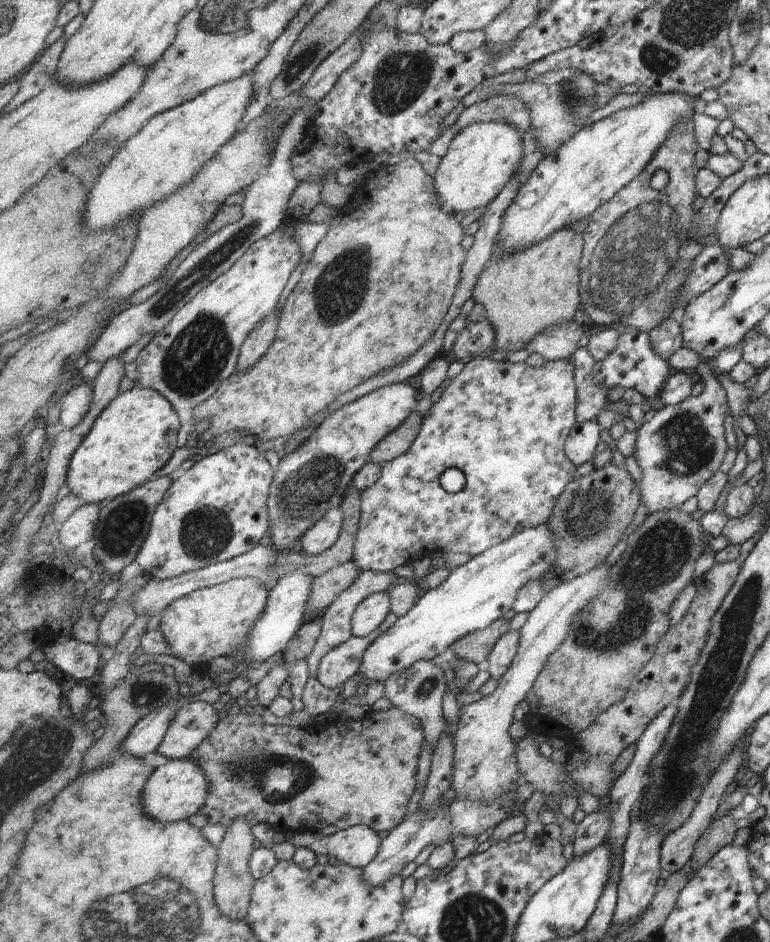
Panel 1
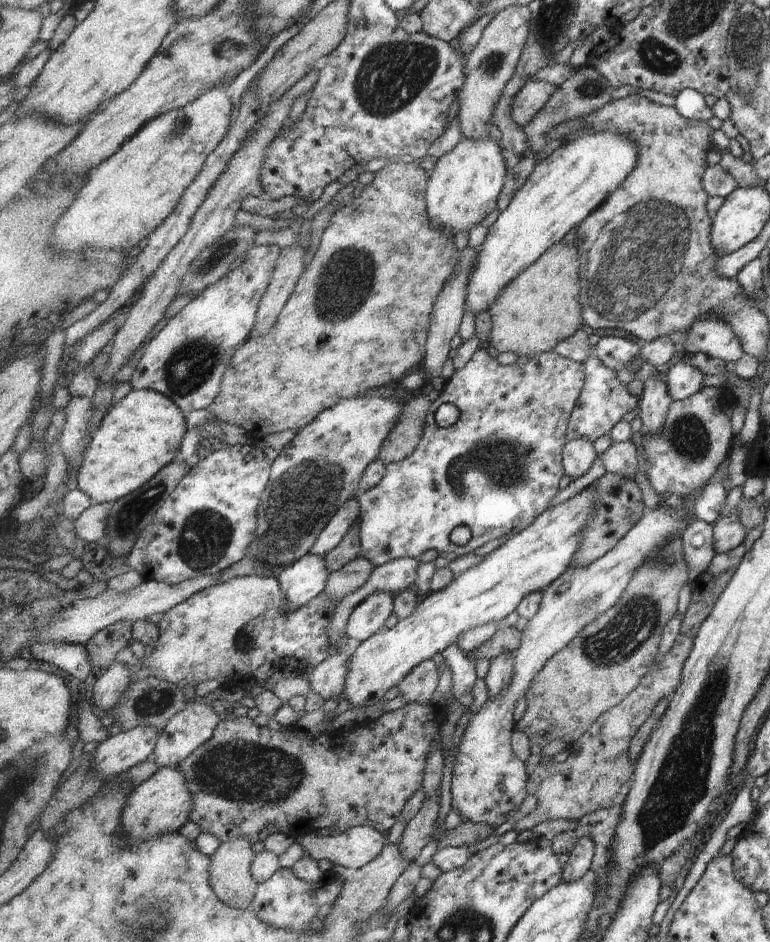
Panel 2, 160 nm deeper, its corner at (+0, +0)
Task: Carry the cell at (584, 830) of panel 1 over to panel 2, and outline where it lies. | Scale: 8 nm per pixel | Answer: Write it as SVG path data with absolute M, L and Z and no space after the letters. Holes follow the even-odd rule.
M591 837L579 840L564 865L561 884L581 881L591 875L595 853L596 844Z

